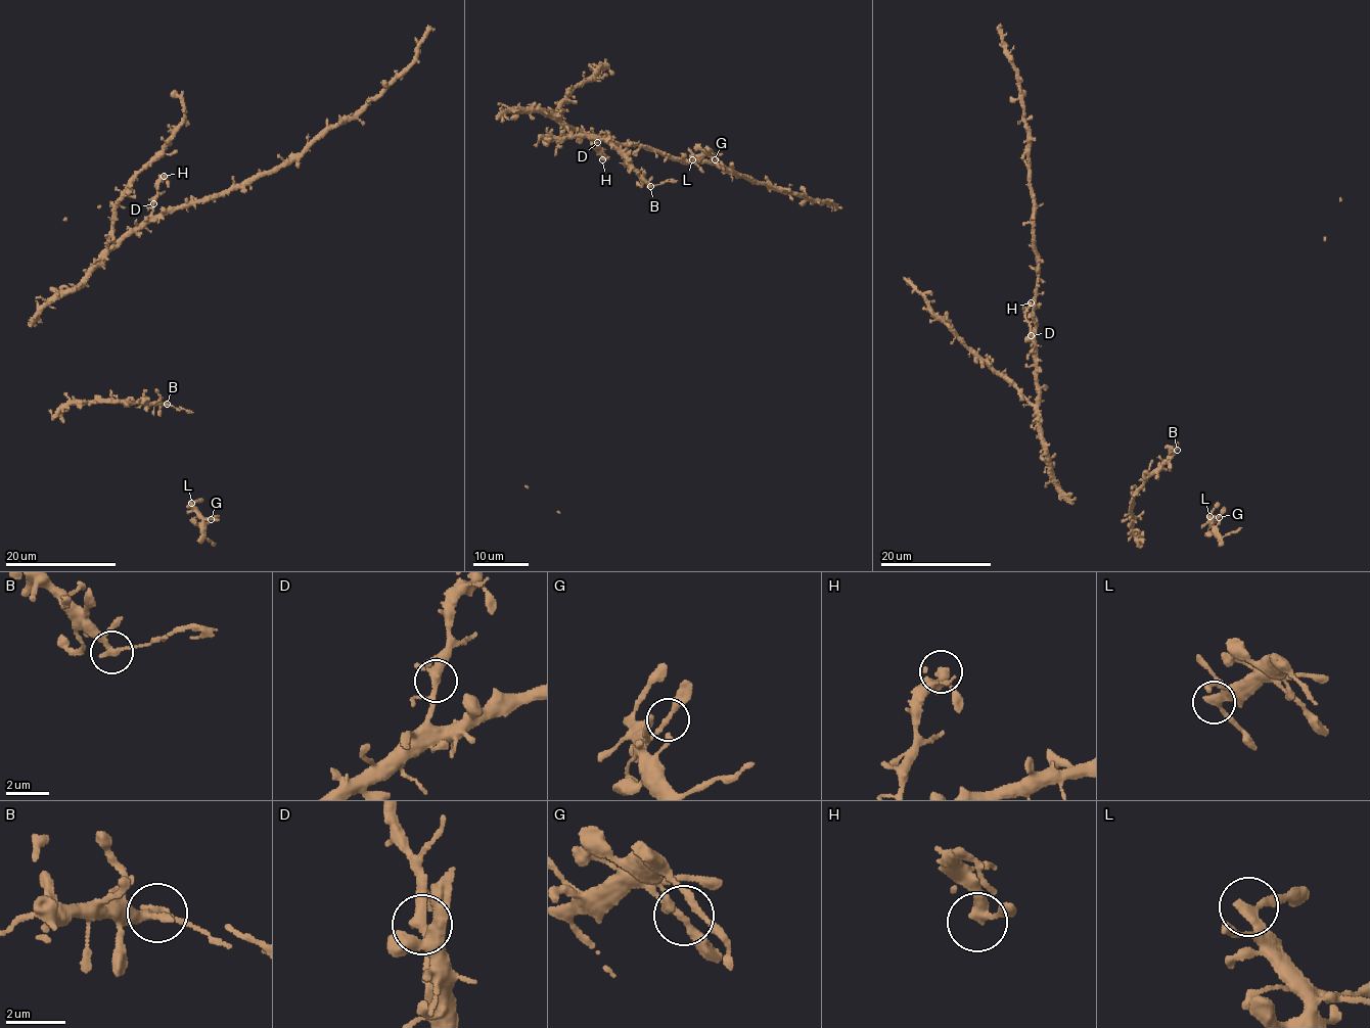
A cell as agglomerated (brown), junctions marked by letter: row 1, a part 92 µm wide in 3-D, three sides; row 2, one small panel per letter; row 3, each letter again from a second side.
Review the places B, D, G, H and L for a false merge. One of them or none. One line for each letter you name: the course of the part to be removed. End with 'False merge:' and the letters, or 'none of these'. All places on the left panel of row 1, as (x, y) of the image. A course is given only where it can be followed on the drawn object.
B: foreign part runs (167, 404), (193, 412)
False merge: B

